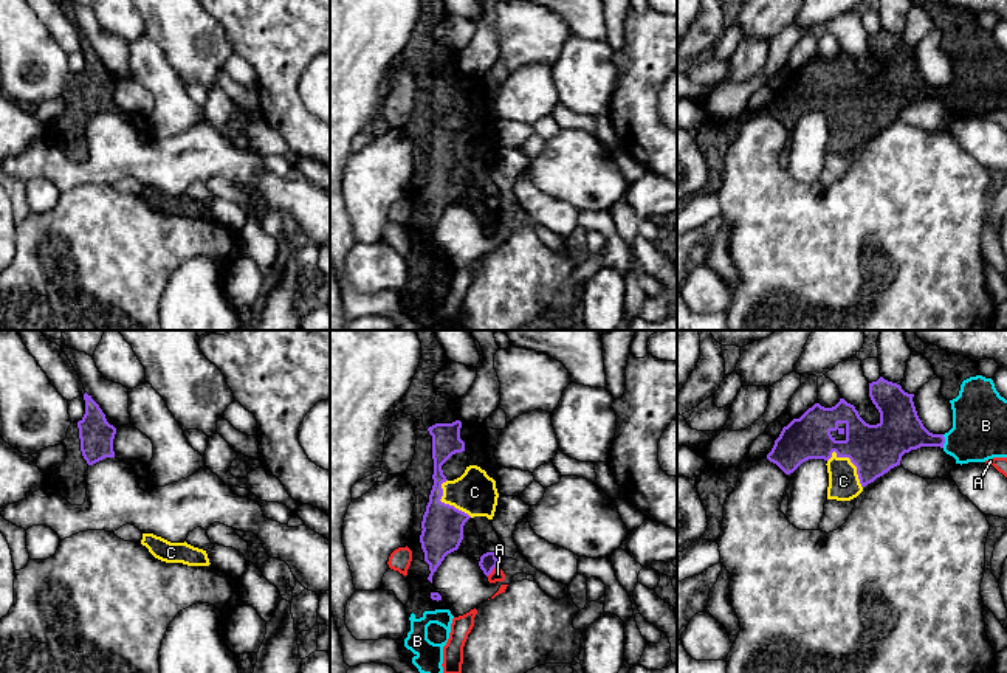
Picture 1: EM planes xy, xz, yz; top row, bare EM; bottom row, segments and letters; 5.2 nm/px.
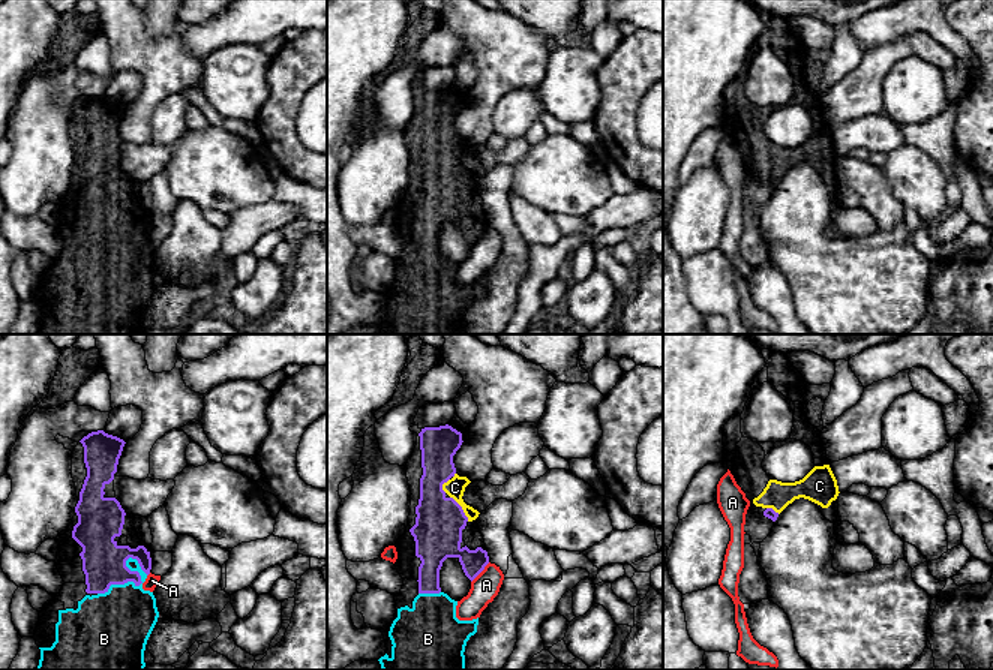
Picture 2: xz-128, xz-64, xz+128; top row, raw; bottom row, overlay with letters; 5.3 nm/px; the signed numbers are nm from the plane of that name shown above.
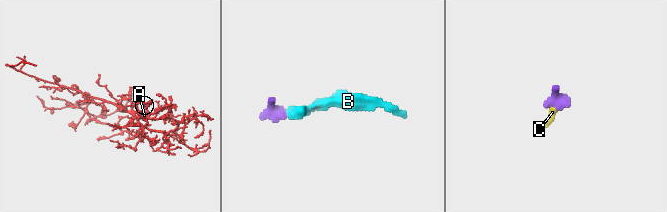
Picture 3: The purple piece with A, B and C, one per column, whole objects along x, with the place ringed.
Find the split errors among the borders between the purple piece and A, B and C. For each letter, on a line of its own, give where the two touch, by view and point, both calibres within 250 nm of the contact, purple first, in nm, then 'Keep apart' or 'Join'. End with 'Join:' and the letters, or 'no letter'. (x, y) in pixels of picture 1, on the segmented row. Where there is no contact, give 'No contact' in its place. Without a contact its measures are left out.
A: Touches purple at xz (491, 571). Thickness 90 nm (purple) against 70 nm. Keep apart
B: Touches purple at yz (944, 441). Thickness 240 nm (purple) against 280 nm. Join
C: Touches purple at yz (854, 464). Thickness 260 nm (purple) against 160 nm. Join
Join: B, C

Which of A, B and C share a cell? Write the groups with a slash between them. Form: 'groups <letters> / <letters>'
groups A / B C

